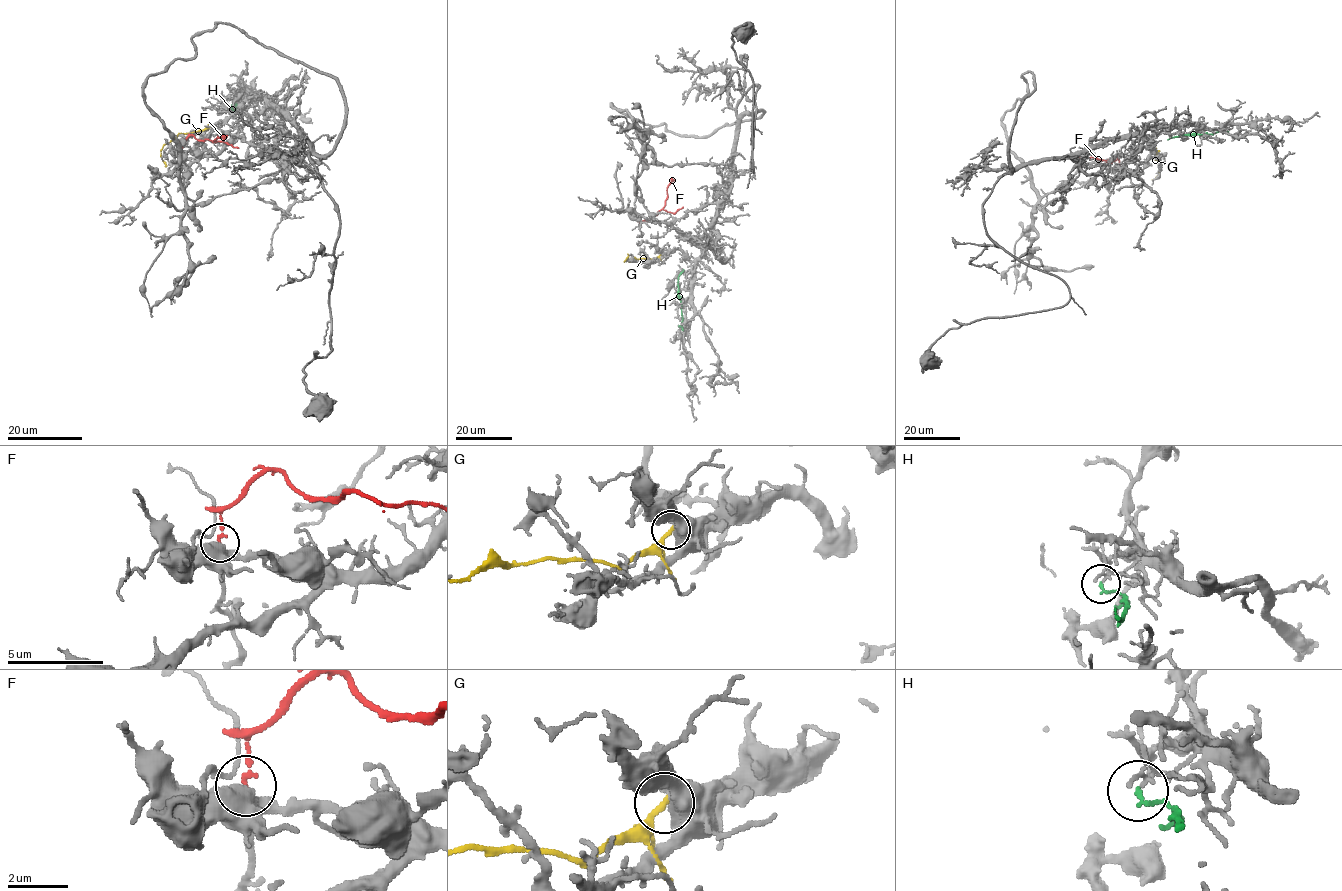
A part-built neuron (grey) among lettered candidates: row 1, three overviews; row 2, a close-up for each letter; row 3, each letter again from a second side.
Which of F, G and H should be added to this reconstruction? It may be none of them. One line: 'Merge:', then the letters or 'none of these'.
Merge: none of these

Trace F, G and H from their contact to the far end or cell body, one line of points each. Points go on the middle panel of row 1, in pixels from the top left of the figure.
F: (639, 222), (653, 217), (663, 208), (672, 177)
G: (660, 254), (653, 259), (624, 262), (627, 253)
H: (679, 327), (682, 317), (678, 277), (683, 269)

